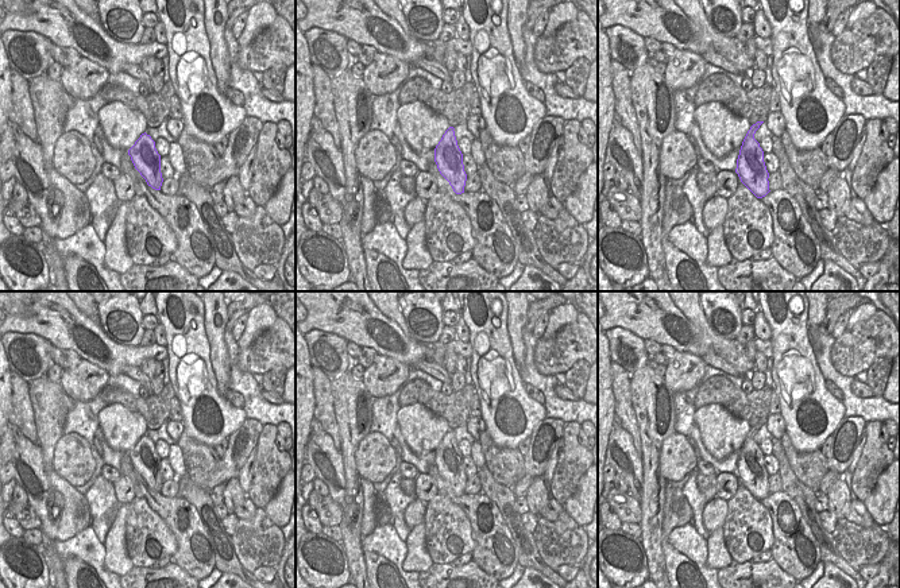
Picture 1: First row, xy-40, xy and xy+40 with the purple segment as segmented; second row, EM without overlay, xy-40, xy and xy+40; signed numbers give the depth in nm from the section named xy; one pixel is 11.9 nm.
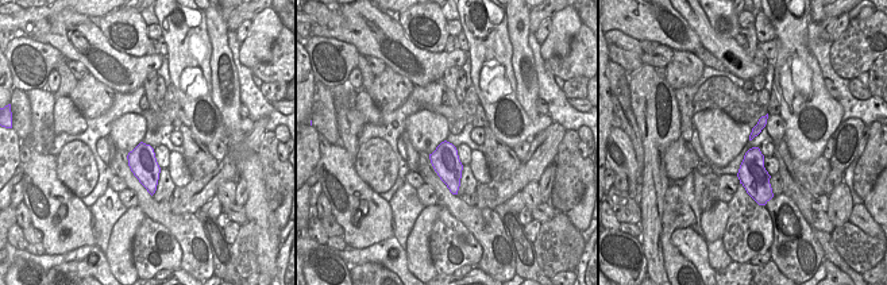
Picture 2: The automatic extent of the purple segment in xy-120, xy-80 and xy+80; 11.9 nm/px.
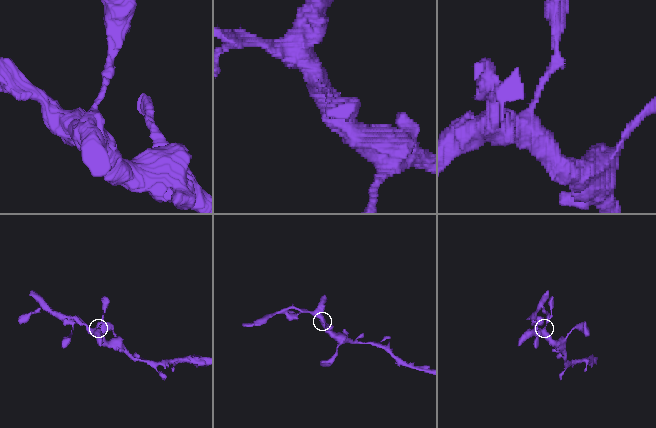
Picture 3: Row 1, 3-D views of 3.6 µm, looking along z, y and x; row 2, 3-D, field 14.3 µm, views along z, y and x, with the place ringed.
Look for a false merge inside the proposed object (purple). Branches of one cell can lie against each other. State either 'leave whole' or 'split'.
leave whole

